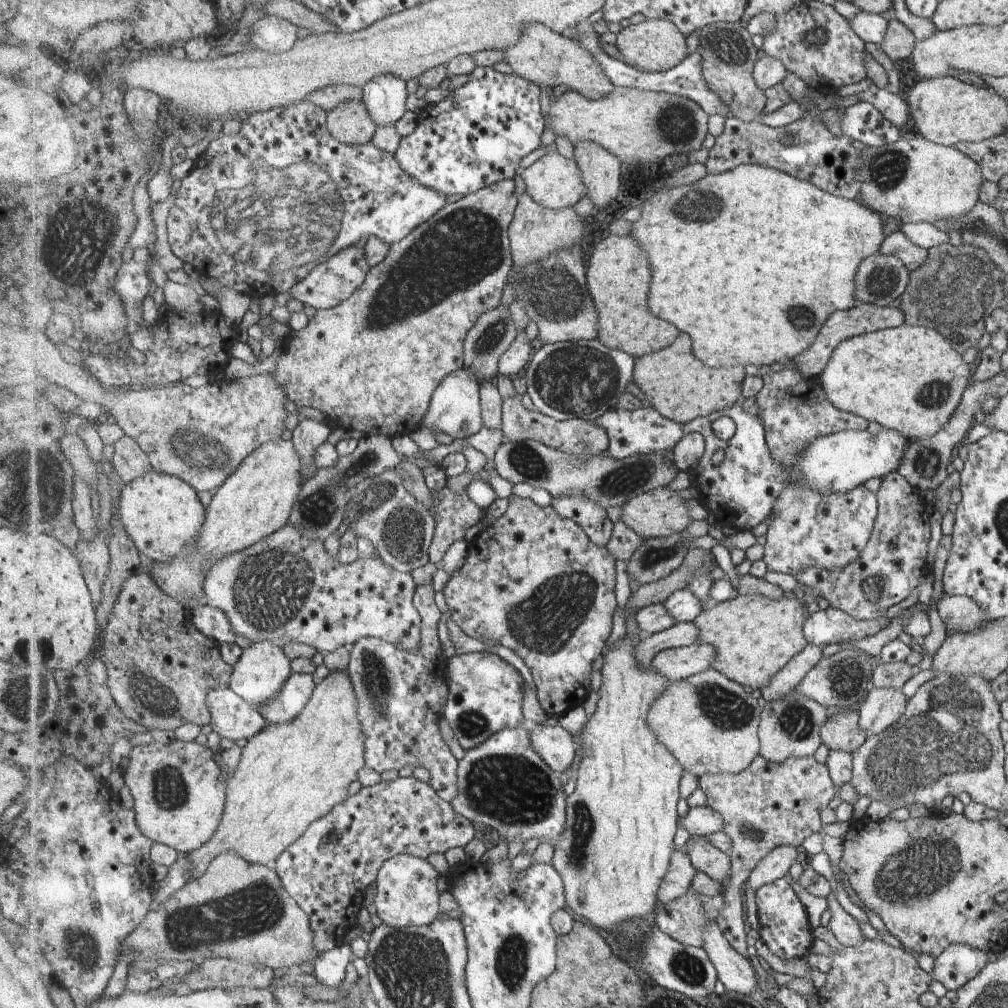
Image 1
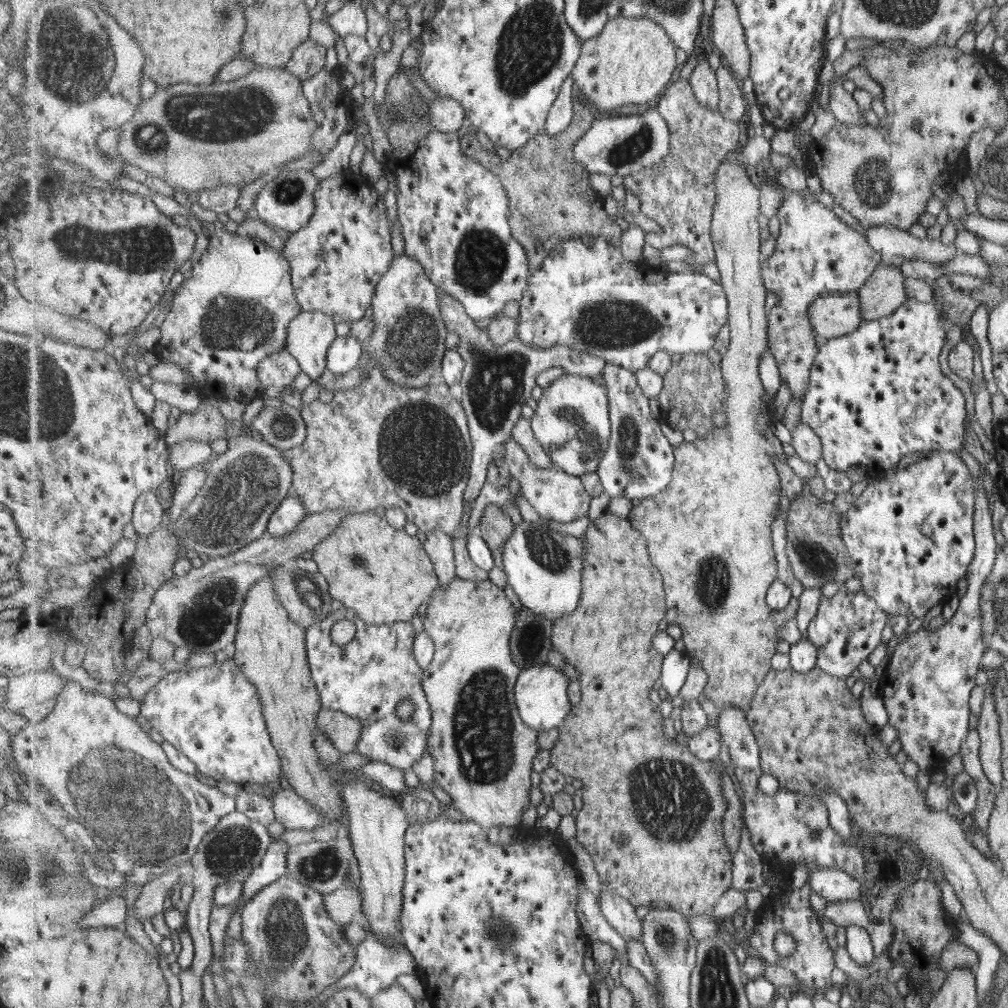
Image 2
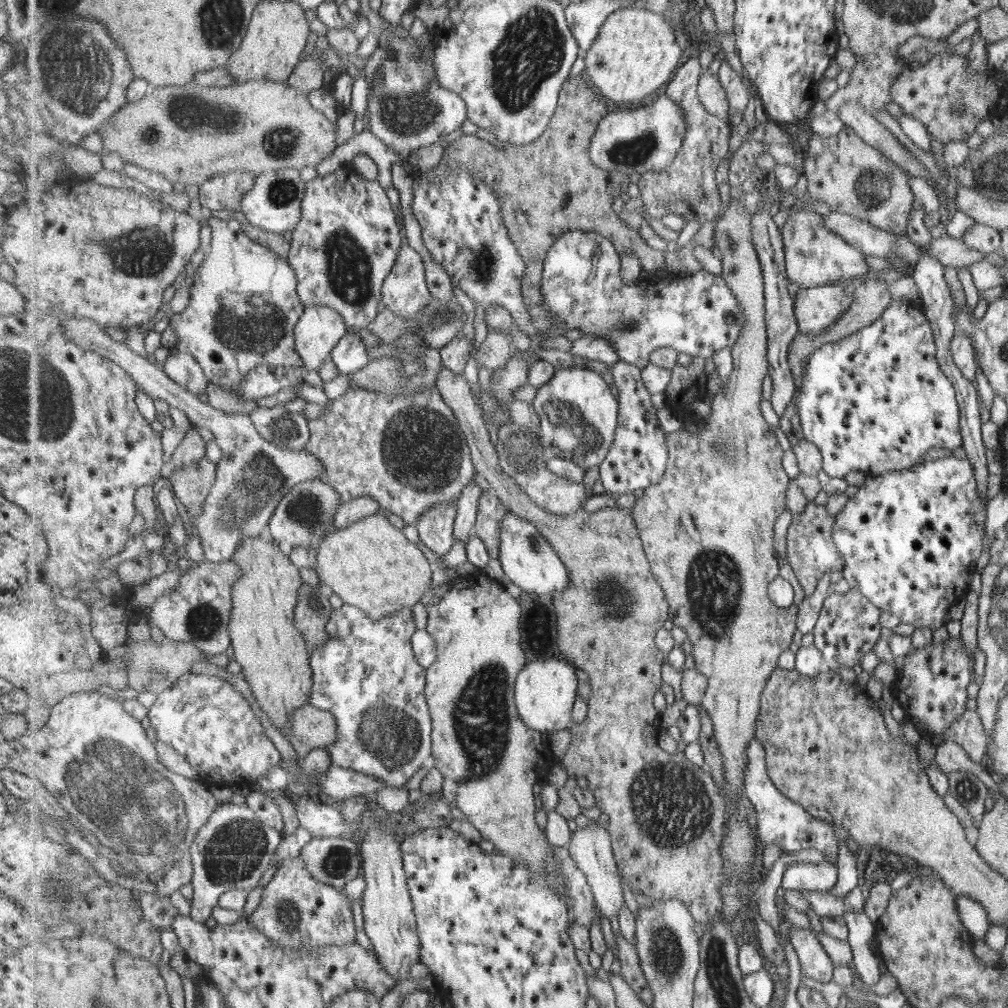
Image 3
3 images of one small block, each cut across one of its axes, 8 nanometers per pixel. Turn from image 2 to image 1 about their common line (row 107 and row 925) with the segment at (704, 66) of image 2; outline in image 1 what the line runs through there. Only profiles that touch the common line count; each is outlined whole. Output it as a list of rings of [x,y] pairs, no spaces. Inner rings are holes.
[[[718,922],[709,924],[704,938],[704,949],[717,969],[718,980],[729,991],[760,997],[757,970],[752,960],[733,948]]]

